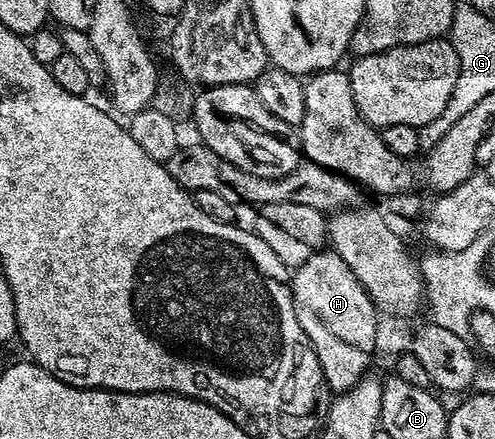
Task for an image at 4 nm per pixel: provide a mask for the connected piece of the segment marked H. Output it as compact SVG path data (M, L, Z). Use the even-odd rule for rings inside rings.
M324 249L298 266L290 278L290 289L295 307L295 319L299 319L299 327L303 327L303 335L311 343L315 355L319 359L319 367L325 376L326 386L334 394L346 393L355 383L370 372L369 363L374 360L375 333L379 310L367 295L366 289L351 272L351 267L339 258L332 249Z

